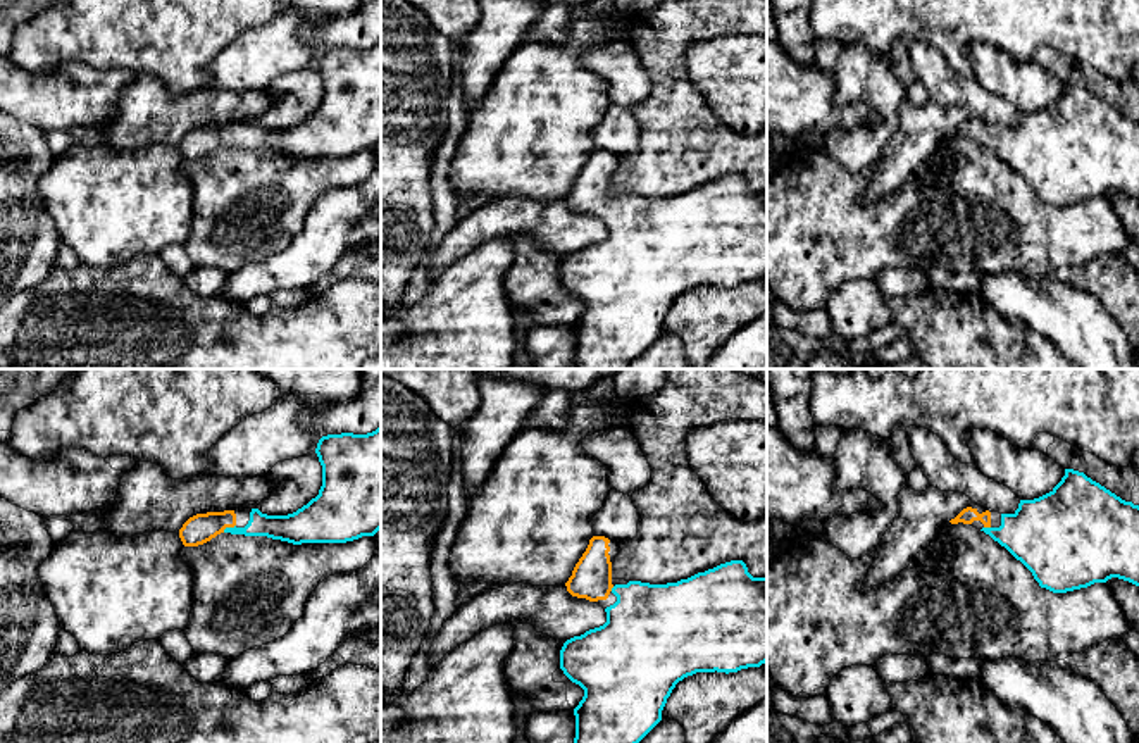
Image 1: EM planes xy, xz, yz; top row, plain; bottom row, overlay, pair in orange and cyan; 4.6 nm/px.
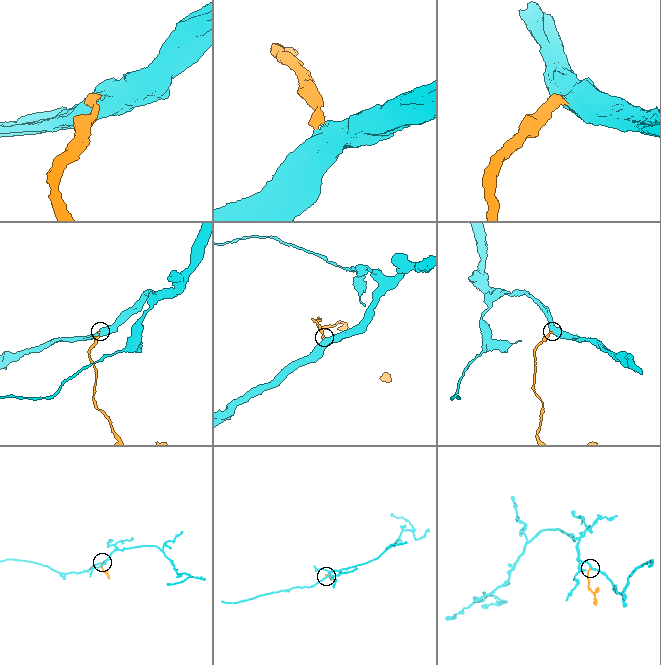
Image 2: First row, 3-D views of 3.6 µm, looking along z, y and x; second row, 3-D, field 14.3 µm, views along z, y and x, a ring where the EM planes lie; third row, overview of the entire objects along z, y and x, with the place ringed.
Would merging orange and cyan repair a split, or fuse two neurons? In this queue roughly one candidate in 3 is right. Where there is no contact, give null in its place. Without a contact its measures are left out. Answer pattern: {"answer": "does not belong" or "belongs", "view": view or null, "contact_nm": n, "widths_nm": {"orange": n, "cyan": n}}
{"answer": "belongs", "view": "xy", "contact_nm": 70, "widths_nm": {"orange": 140, "cyan": 110}}

